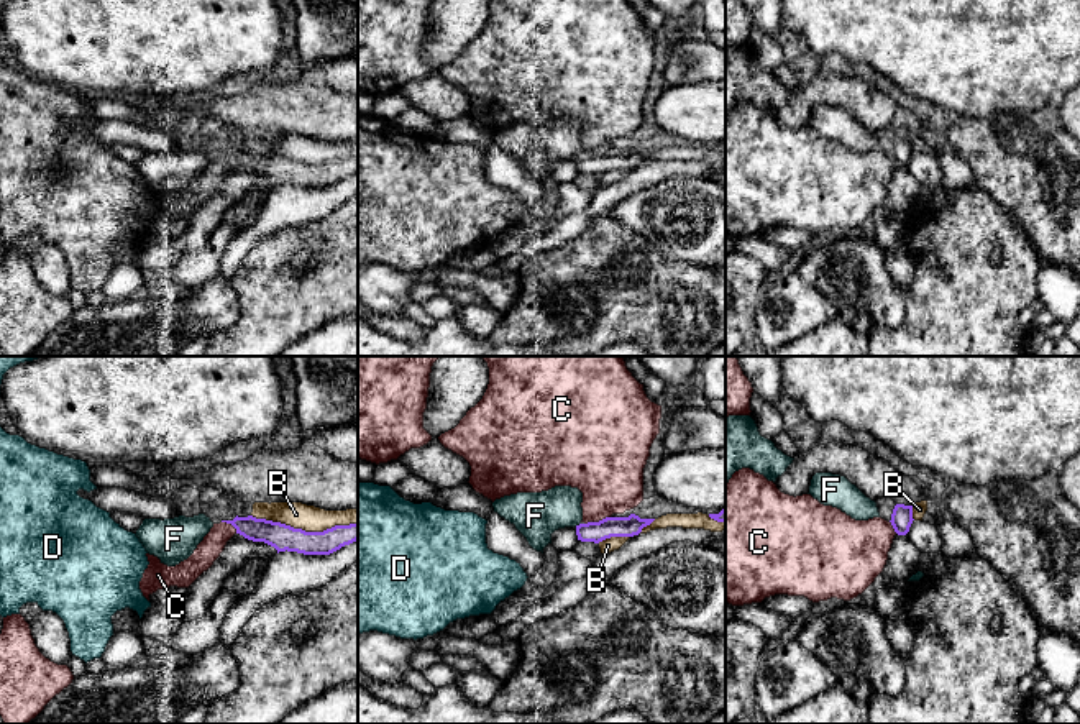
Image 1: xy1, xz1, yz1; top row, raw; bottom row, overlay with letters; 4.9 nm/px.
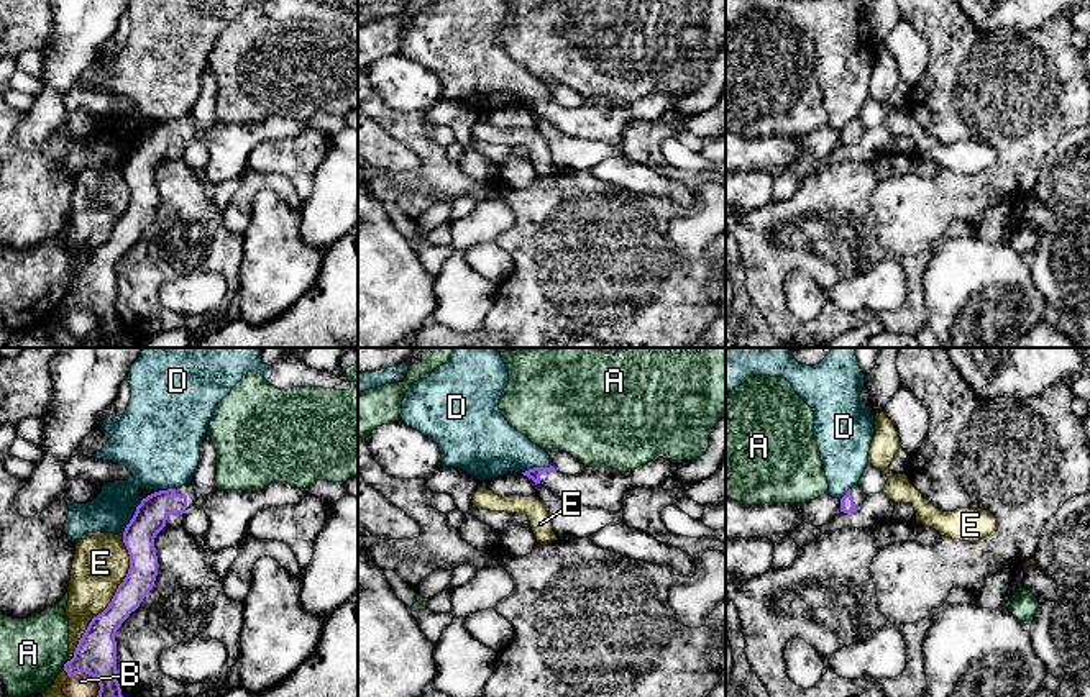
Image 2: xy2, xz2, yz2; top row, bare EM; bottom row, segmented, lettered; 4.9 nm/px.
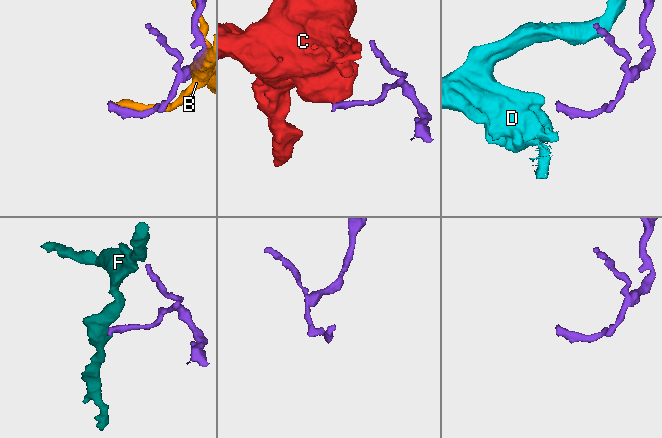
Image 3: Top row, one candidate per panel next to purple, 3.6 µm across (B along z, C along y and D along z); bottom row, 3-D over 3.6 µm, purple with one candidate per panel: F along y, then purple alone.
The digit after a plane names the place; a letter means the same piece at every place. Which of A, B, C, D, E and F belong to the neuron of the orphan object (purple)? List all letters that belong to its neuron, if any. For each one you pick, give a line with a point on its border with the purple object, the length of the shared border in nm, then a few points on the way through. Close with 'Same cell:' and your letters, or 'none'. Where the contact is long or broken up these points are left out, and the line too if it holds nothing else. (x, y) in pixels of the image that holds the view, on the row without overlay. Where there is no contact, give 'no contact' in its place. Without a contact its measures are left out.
Same cell: none

